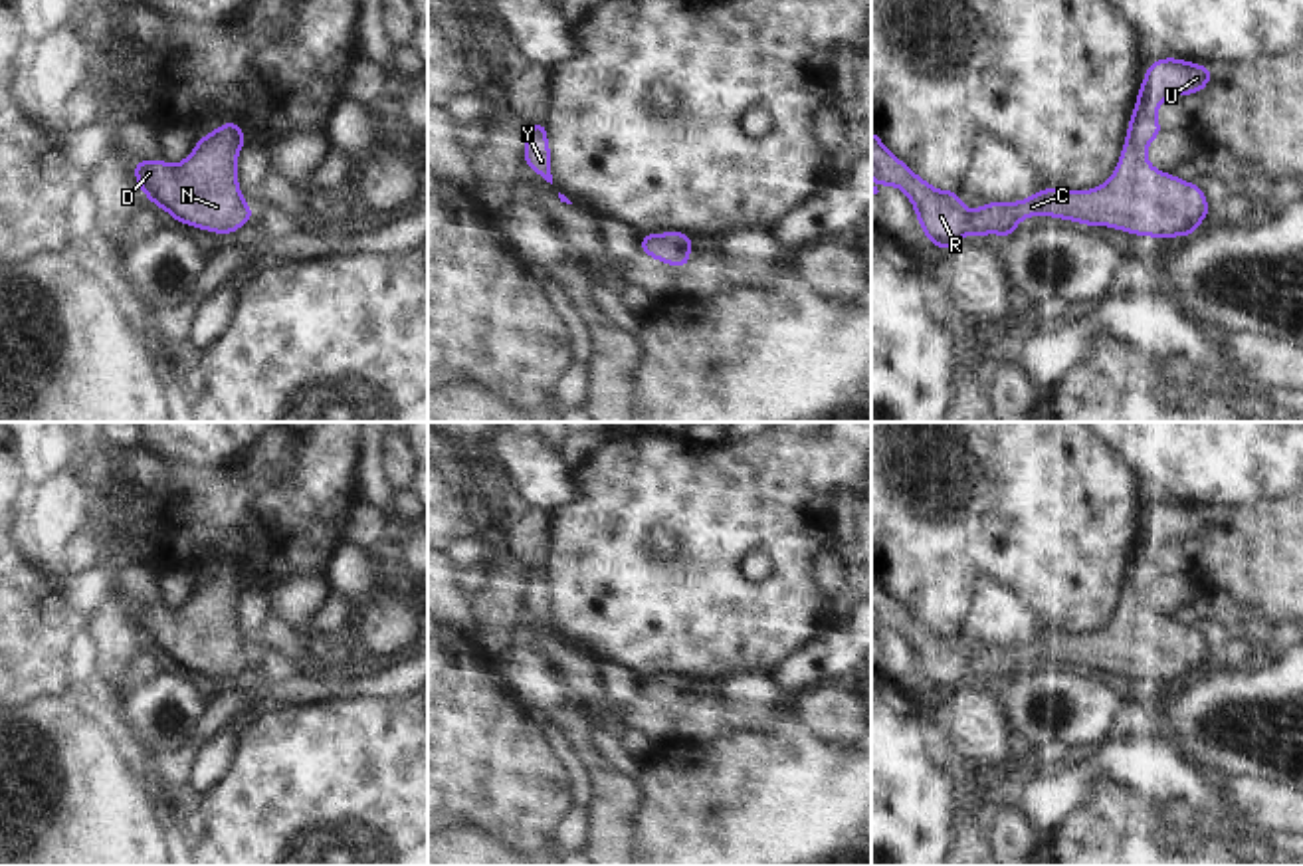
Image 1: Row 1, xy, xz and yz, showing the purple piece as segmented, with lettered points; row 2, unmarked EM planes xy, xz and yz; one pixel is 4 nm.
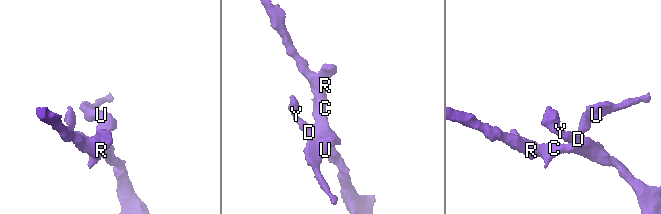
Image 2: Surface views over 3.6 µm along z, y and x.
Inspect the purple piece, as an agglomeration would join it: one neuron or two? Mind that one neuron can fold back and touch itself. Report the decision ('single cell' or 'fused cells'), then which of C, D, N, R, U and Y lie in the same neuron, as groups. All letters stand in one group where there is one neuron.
single cell | C D N R U Y

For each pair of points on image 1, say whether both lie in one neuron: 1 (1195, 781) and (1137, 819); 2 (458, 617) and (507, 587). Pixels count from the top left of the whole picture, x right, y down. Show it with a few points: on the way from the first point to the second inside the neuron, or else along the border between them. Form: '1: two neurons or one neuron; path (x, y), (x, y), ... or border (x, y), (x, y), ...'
1: two neurons; border (1119, 781), (1165, 803)
2: two neurons; border (476, 597), (472, 607), (474, 631)

